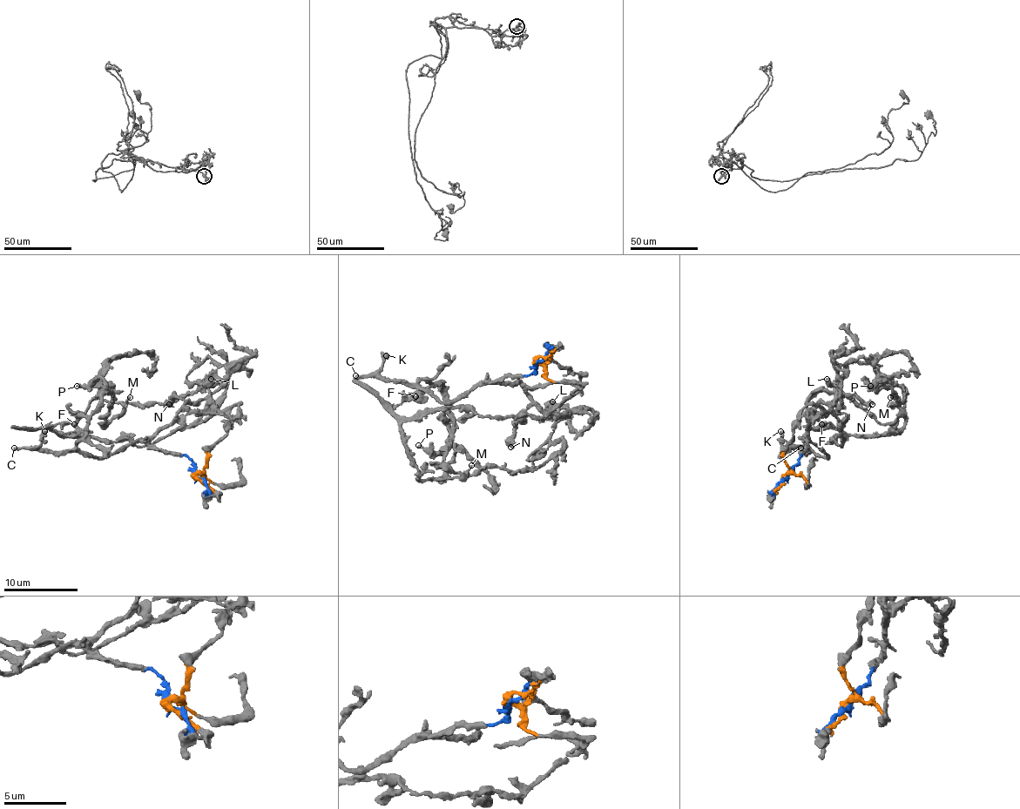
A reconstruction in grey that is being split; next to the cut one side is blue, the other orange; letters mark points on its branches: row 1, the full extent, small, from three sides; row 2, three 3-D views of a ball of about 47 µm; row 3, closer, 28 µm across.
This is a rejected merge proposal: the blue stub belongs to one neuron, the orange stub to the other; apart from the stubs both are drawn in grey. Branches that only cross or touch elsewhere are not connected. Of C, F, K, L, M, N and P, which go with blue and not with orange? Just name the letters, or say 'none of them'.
C, K, M, N, P

